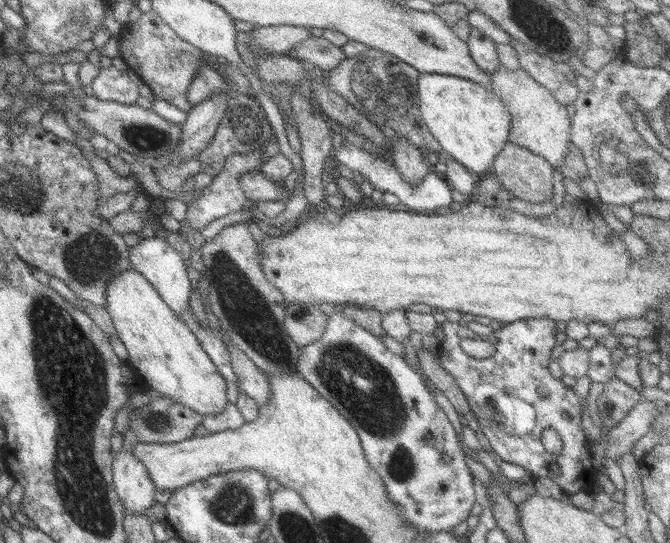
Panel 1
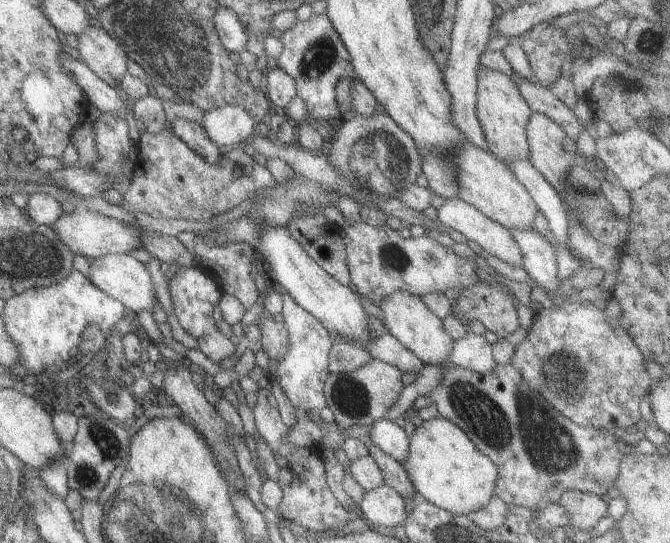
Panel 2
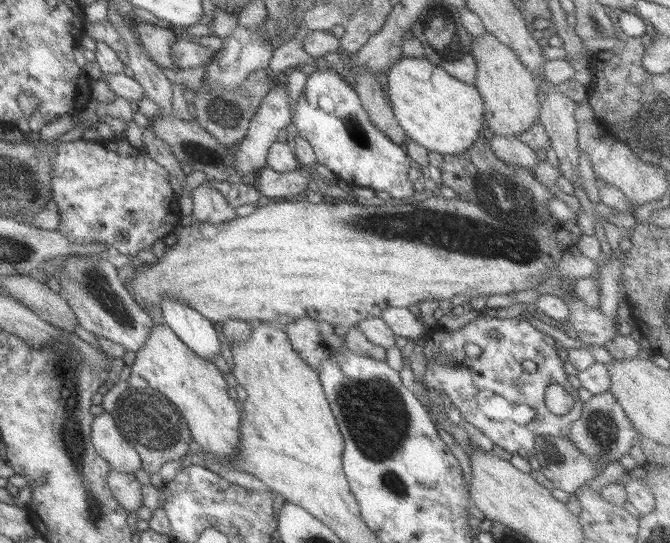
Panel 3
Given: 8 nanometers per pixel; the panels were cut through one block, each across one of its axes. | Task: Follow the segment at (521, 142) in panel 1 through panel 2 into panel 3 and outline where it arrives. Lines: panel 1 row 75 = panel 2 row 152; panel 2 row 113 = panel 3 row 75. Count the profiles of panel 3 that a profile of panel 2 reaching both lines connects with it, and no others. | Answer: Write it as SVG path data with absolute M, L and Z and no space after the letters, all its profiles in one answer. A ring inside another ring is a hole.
M488 33L470 38L469 55L473 58L476 74L473 86L483 100L483 118L488 135L513 138L538 121L540 108L537 84L517 56Z

